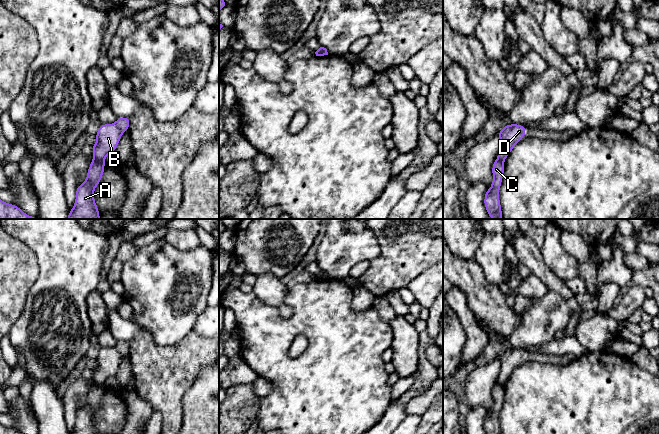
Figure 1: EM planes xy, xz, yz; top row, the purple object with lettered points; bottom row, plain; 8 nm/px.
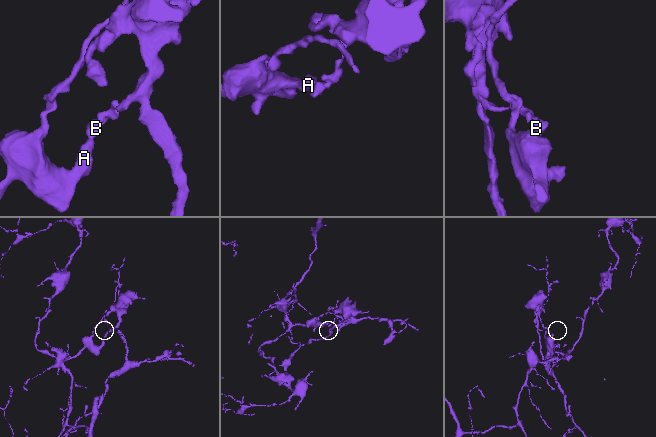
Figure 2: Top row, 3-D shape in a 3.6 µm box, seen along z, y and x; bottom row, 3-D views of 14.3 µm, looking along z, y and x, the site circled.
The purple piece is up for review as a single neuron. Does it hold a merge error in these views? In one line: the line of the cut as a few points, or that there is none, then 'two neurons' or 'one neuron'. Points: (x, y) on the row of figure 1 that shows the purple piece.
cut in xy along (94, 159), (103, 161); two neurons

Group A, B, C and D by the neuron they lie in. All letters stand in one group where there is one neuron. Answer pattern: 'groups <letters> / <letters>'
groups A C / B D

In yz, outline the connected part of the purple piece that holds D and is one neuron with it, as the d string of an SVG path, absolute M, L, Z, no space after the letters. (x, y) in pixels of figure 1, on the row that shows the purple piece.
M508 124L499 132L498 137L501 140L500 149L497 158L504 161L511 153L514 146L527 134L524 125Z

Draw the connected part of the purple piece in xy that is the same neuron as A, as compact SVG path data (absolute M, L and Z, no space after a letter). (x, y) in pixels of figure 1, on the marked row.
M91 161L86 180L76 188L75 204L69 211L67 219L100 219L93 193L101 182L104 170L104 161Z

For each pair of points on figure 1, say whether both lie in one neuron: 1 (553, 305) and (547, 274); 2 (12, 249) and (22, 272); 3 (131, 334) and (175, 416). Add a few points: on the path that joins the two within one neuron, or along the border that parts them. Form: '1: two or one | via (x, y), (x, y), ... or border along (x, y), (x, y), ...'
1: two | border along (549, 289), (557, 292), (565, 300)
2: one | via (12, 255), (12, 262), (16, 266)
3: one | via (145, 354), (162, 374), (165, 395)

